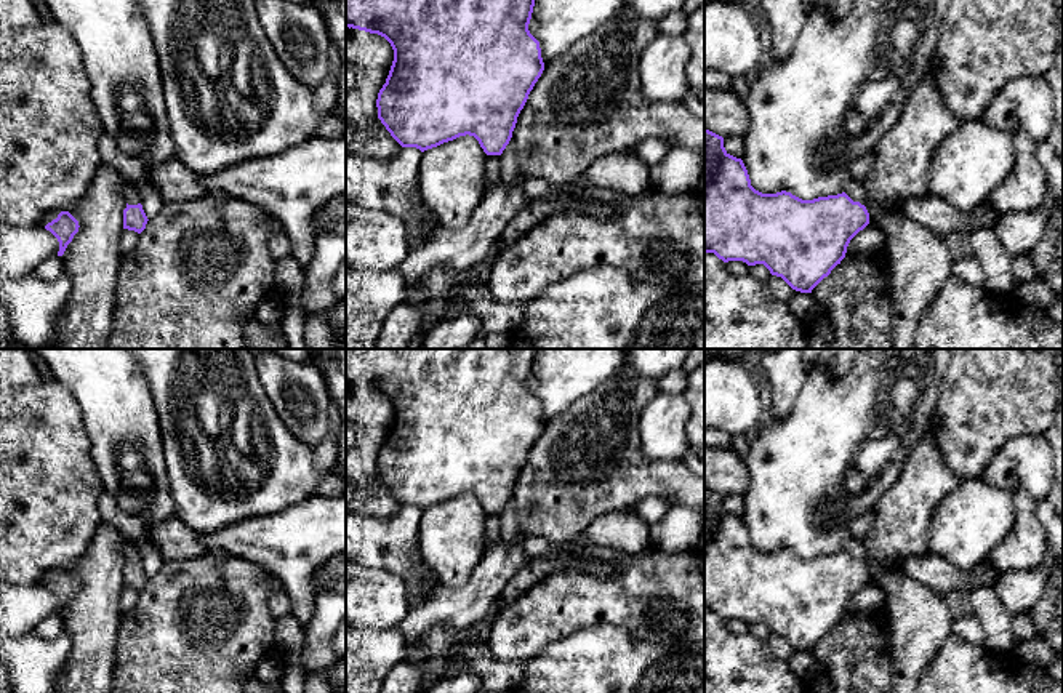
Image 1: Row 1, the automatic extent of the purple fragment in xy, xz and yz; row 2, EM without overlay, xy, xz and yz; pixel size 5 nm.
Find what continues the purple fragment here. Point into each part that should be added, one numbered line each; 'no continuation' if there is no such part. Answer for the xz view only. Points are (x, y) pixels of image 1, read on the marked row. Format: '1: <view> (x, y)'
1: xz (492, 164)

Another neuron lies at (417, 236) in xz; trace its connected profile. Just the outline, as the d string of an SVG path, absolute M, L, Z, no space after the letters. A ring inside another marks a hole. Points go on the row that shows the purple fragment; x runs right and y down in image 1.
M423 203L419 206L421 222L418 226L407 227L407 242L410 250L423 246L431 237L432 230L439 227L435 214Z

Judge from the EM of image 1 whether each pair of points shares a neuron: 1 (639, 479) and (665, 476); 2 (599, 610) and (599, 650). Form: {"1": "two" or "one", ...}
{"1": "one", "2": "two"}

